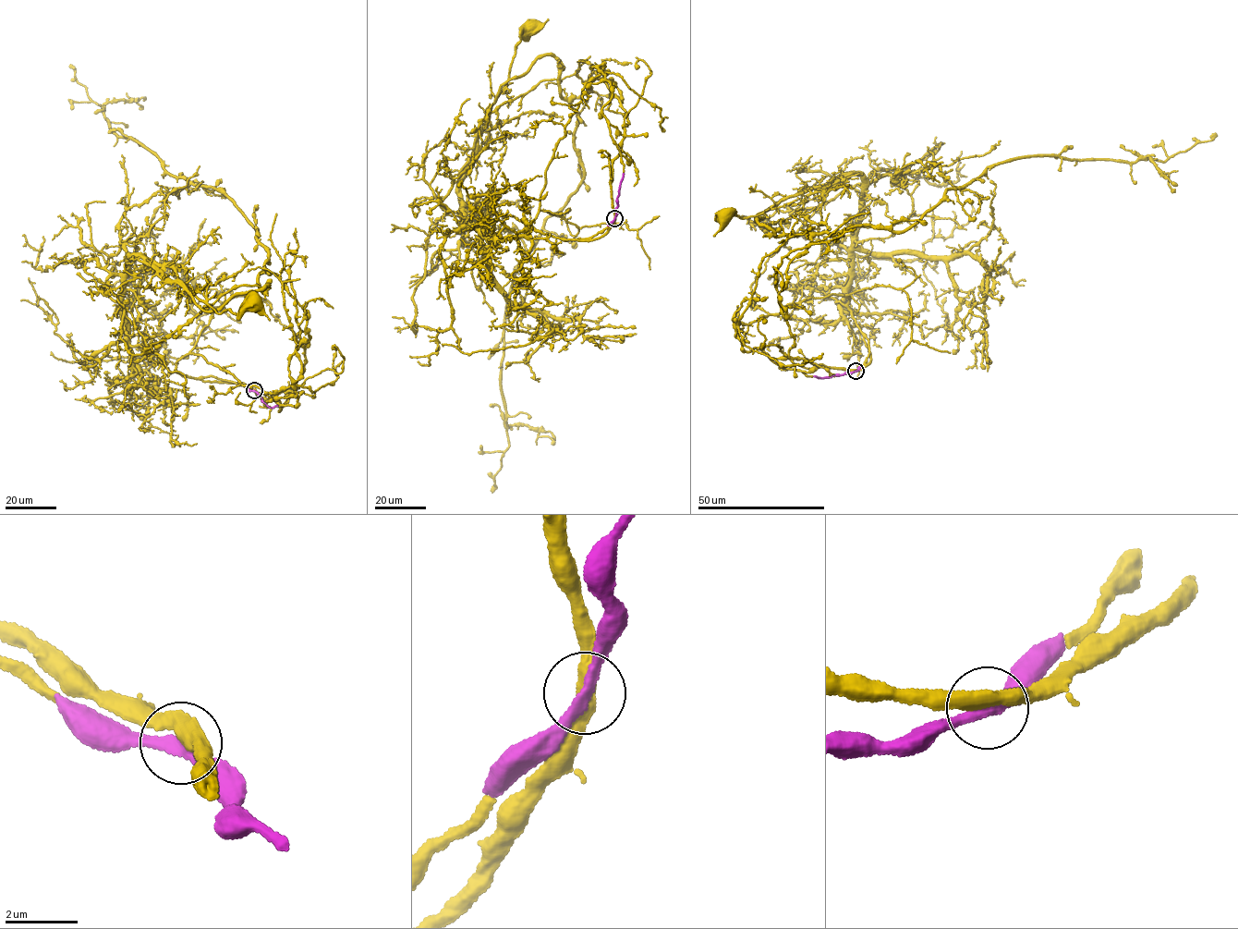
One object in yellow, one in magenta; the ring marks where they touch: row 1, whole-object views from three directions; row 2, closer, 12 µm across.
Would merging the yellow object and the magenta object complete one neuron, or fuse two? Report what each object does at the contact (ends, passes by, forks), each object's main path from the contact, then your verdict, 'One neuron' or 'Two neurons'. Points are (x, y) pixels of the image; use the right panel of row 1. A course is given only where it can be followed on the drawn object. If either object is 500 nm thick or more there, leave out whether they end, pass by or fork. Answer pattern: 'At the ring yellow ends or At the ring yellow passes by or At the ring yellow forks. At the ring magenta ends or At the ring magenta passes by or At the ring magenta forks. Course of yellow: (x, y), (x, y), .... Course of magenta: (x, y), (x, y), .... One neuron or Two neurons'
At the ring yellow passes by. At the ring magenta passes by. Course of yellow: (856, 371), (789, 356), (778, 292), (810, 234), (758, 223), (777, 204), (725, 216). Course of magenta: (856, 371), (825, 377), (813, 376). One neuron

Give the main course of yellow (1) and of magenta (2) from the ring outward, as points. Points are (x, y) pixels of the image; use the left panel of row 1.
1: (254, 390), (296, 388), (303, 307), (264, 272), (262, 291), (211, 311), (192, 295), (218, 313), (253, 302)
2: (254, 390), (267, 407), (277, 406)

